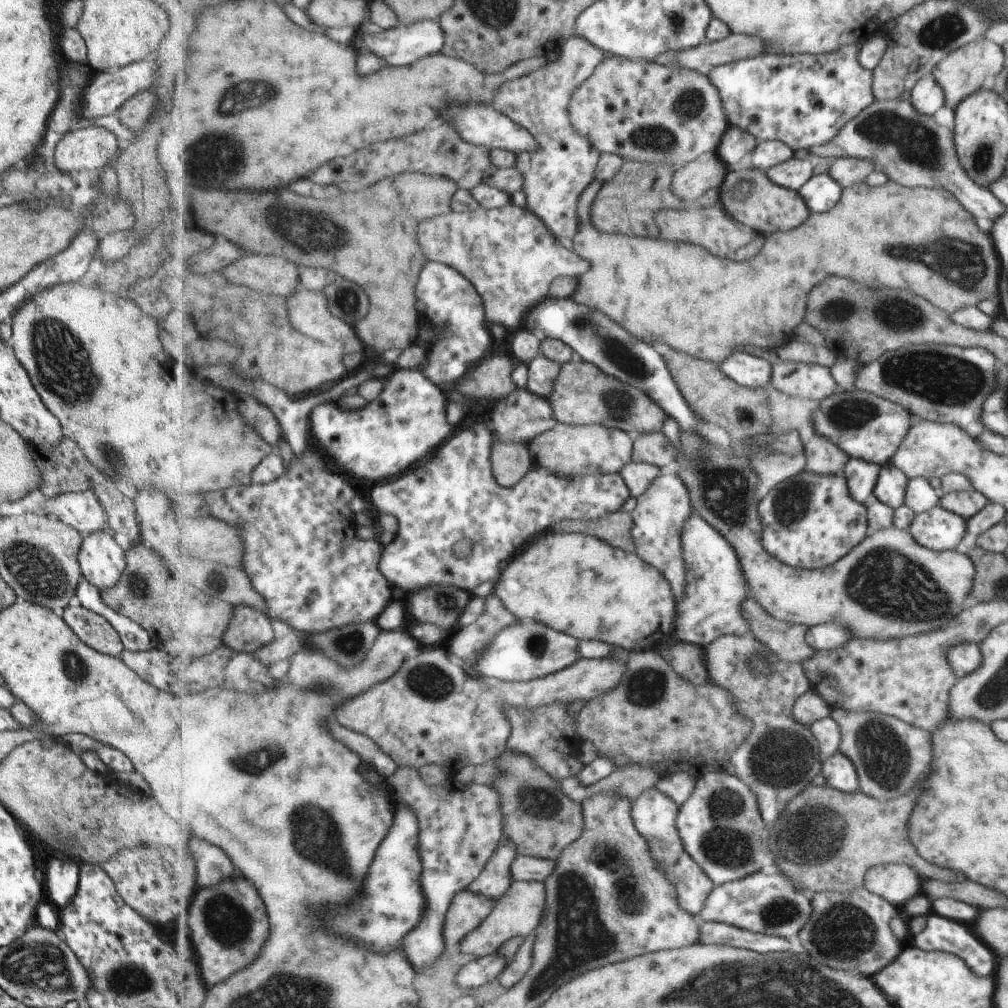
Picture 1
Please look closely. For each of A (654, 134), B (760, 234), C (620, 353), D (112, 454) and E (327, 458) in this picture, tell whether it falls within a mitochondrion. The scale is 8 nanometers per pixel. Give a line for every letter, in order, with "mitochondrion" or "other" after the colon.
A: mitochondrion
B: other
C: mitochondrion
D: mitochondrion
E: other

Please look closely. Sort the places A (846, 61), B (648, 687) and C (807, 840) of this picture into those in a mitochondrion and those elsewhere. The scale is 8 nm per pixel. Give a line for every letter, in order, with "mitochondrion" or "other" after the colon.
A: other
B: mitochondrion
C: mitochondrion

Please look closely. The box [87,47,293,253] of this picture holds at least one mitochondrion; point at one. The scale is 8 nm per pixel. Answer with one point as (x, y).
(251, 94)

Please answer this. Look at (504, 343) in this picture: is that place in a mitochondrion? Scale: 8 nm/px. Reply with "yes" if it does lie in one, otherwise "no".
no

